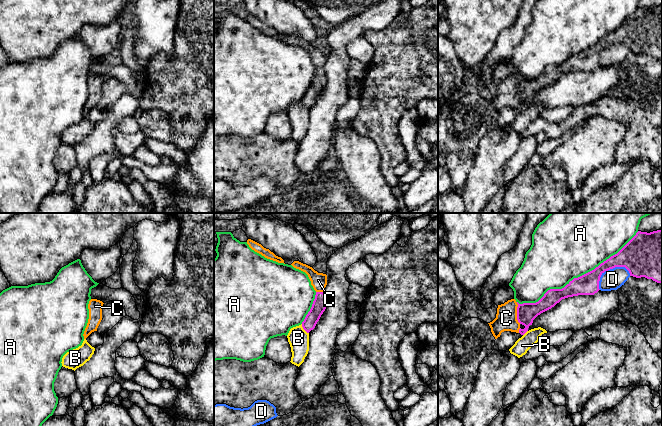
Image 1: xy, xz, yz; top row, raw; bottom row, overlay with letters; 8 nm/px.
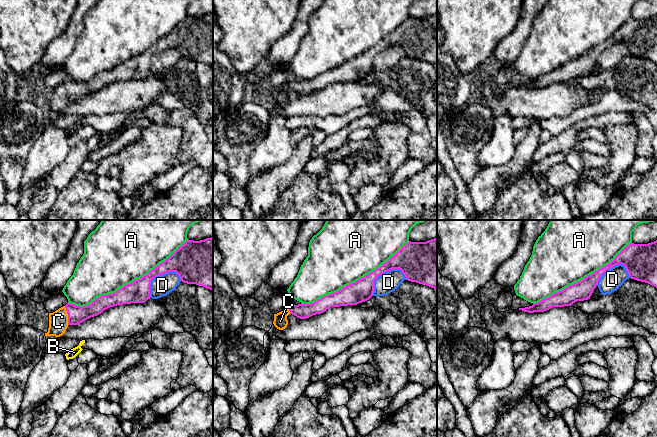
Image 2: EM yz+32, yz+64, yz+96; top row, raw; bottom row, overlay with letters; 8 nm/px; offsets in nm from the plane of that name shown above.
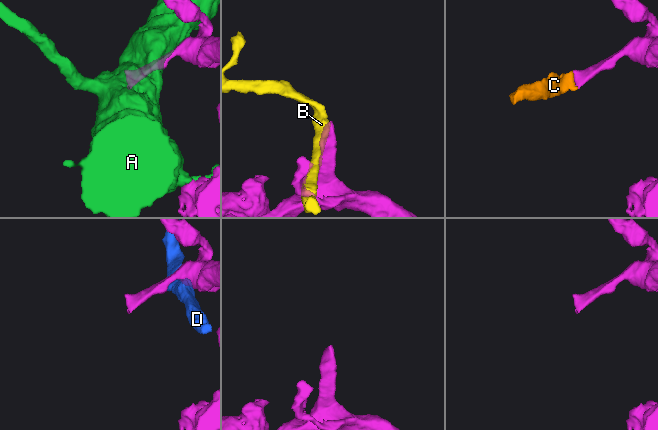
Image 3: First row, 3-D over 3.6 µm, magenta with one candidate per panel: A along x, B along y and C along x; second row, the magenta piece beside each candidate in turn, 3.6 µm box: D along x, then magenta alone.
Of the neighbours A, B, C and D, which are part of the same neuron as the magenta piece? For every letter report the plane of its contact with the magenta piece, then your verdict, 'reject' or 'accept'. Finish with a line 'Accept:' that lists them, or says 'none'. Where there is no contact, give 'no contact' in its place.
A: contact in yz; reject
B: contact in xz; reject
C: contact in yz; accept
D: contact in yz; reject
Accept: C

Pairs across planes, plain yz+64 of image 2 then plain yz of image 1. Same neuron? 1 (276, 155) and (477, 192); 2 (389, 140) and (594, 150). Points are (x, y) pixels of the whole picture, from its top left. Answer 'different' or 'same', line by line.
1: same
2: same

